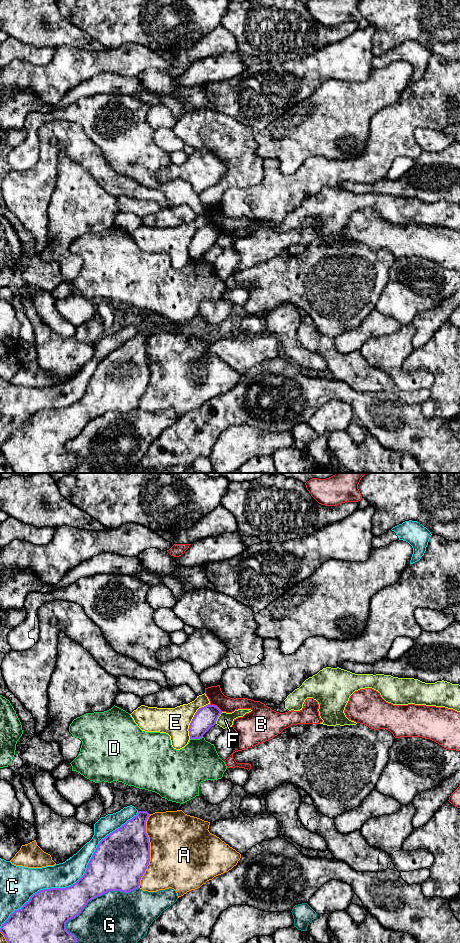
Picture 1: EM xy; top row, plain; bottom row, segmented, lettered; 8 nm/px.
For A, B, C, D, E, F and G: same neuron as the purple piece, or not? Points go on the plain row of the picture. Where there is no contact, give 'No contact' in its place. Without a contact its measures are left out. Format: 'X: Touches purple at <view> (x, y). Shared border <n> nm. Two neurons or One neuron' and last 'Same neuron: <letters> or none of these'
A: Touches purple at xy (149, 371). Shared border 600 nm. Two neurons
B: Touches purple at xy (216, 226). Shared border 120 nm. Two neurons
C: Touches purple at xy (76, 402). Shared border 1450 nm. Two neurons
D: Touches purple at xy (196, 258). Shared border 110 nm. Two neurons
E: Touches purple at xy (193, 238). Shared border 340 nm. Two neurons
F: Touches purple at xy (217, 238). Shared border 110 nm. Two neurons
G: Touches purple at xy (84, 426). Shared border 800 nm. Two neurons
Same neuron: none of these

